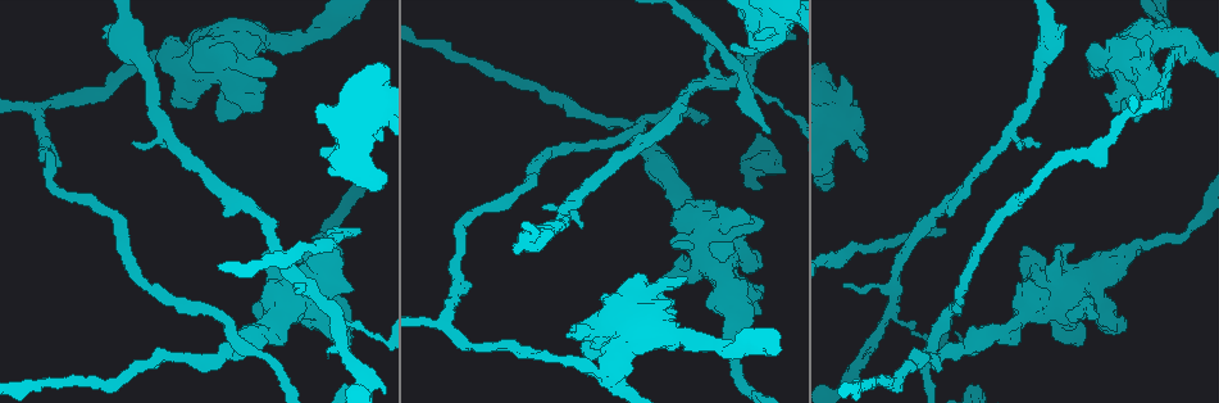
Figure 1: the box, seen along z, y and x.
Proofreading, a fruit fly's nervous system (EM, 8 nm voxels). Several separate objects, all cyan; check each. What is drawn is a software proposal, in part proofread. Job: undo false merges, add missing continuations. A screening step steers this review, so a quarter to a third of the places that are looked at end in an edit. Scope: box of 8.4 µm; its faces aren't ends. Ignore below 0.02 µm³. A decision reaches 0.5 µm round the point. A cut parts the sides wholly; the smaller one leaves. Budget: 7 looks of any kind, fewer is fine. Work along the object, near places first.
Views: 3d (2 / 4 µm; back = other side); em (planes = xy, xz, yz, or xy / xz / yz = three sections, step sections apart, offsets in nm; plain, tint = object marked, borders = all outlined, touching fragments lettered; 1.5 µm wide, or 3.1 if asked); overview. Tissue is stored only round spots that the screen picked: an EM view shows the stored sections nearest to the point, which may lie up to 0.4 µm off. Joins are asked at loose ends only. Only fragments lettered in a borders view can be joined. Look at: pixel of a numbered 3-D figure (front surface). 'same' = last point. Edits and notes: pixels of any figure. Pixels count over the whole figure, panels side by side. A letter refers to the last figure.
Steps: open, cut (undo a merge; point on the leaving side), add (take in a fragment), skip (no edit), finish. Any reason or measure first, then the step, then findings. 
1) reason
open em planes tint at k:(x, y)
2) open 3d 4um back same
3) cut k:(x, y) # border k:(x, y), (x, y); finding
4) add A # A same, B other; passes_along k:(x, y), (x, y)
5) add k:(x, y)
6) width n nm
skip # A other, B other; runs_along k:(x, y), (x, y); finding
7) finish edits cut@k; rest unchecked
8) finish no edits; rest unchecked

free end
open em planes borders at 1:(1040, 143)

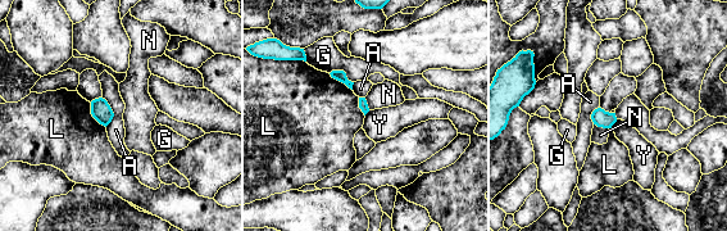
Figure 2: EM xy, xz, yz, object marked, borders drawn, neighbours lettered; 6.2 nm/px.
longest_contact L 190 nm
skip # A other, G other, L other, N other, Y other; border 2:(617, 119), (610, 127); none of them fits

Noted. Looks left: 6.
free end
open em planes borders at 1:(359, 231)

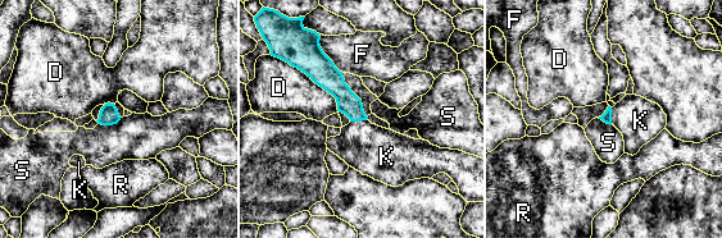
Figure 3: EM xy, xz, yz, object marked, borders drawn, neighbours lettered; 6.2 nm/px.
add 3:(375, 151) # D other, F other, K same, R other, S other; passes_along 3:(348, 103), (358, 120), (375, 151); it goes on there

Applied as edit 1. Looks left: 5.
thick turns thin
open 3d 4um at 1:(1021, 315)

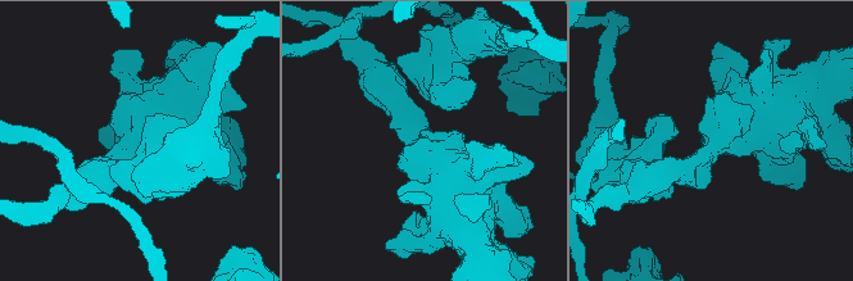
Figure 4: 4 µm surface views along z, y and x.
open em yz step 8 tint at 4:(714, 145)

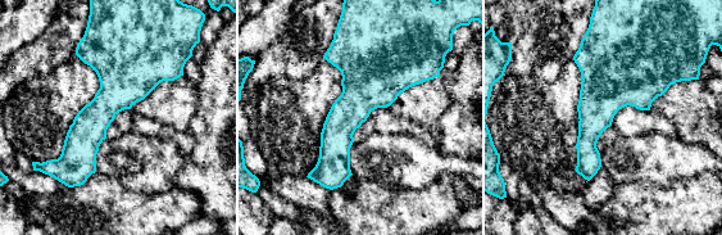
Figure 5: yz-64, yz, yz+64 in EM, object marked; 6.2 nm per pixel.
what lies round it
open em yz step 8 borders same

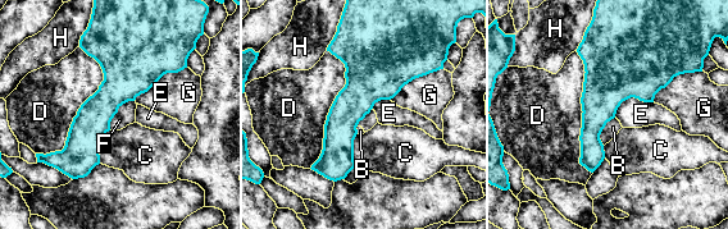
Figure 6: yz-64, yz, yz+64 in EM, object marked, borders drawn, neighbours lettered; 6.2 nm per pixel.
skip # B other, C other, D other, E other, F other, G other, H other; one cell here

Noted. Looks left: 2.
finish edits add@3; rest unchecked

